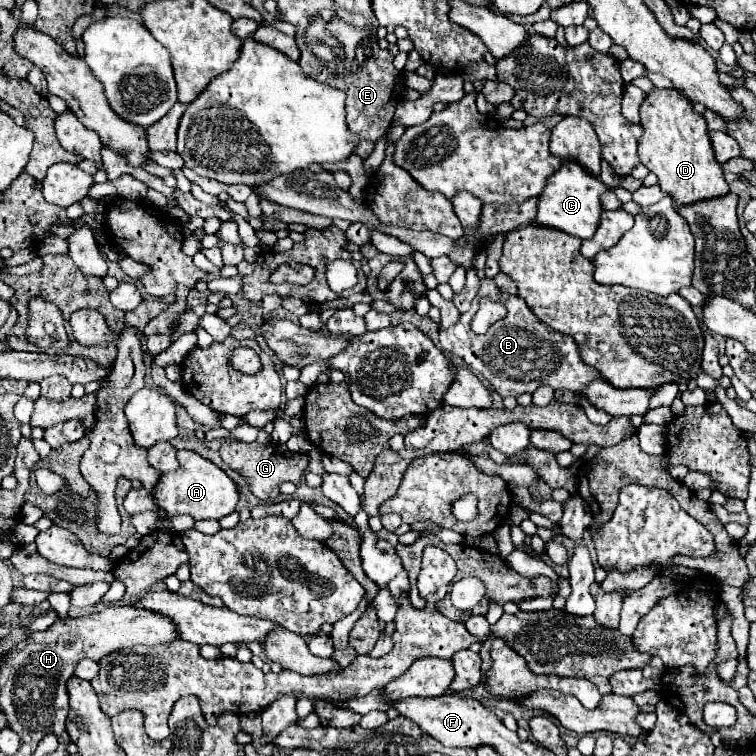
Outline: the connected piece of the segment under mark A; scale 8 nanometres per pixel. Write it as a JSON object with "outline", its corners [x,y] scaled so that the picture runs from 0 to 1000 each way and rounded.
{"outline":[[[235,595],[235,606],[238,606],[238,622],[228,627],[214,627],[209,643],[204,643],[201,648],[206,669],[217,675],[220,683],[249,680],[257,688],[272,688],[272,685],[291,688],[304,677],[310,677],[310,669],[317,656],[315,646],[286,614],[251,595]]]}

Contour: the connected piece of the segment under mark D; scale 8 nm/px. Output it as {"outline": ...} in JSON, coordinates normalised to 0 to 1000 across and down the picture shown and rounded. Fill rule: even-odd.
{"outline":[[[865,116],[849,135],[847,164],[852,169],[844,188],[847,214],[870,233],[873,249],[889,259],[892,272],[910,272],[963,257],[963,241],[944,209],[934,159],[915,146],[910,130],[894,119]]]}

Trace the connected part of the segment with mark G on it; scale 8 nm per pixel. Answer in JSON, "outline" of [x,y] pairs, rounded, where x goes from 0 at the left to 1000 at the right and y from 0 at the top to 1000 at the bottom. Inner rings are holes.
{"outline":[[[302,582],[302,585],[294,585],[291,603],[307,622],[312,622],[323,630],[325,640],[331,643],[331,651],[344,661],[362,661],[370,653],[368,643],[373,638],[394,640],[399,627],[405,624],[405,616],[407,616],[405,601],[389,601],[381,595],[378,587],[370,587],[370,590],[352,587],[349,590],[341,585],[325,587],[325,585],[315,585],[315,582]]]}

